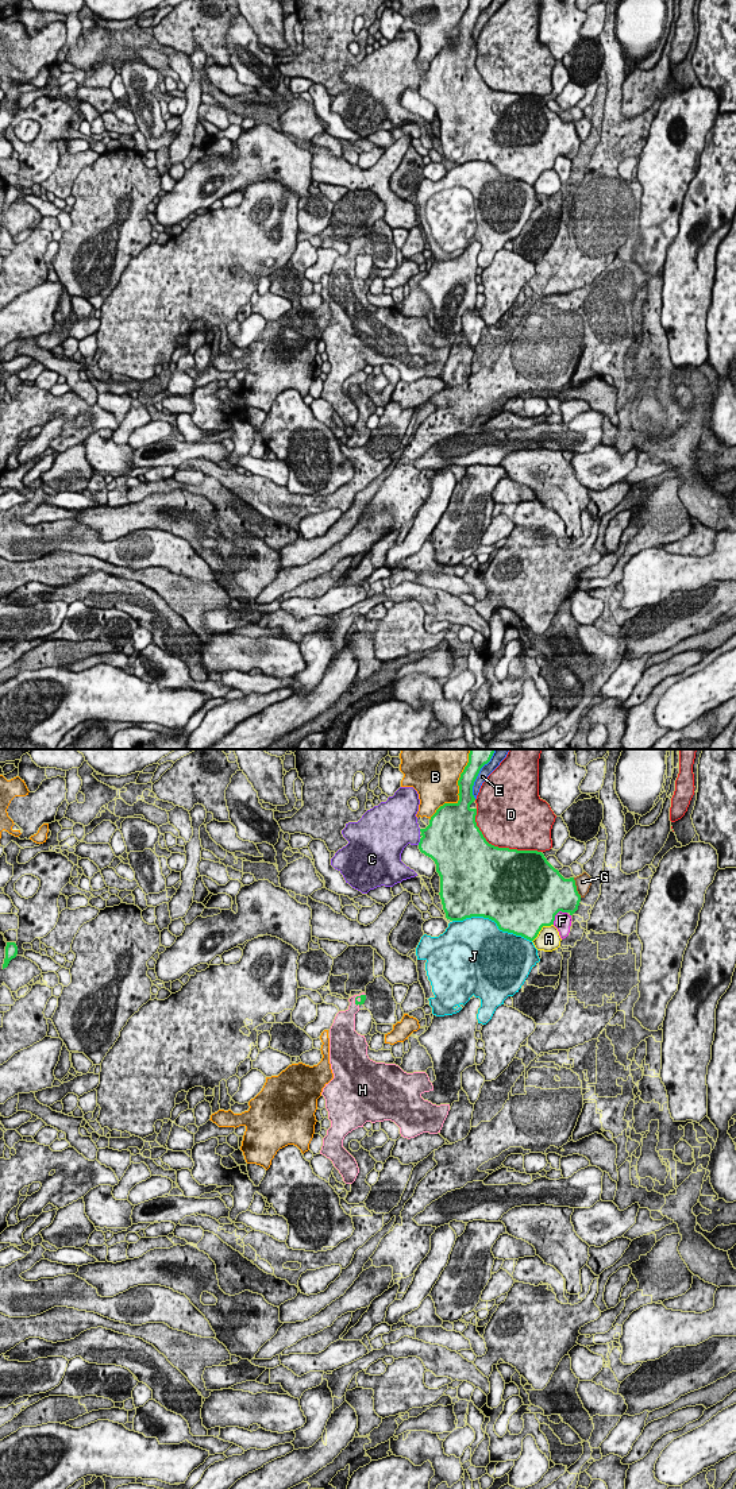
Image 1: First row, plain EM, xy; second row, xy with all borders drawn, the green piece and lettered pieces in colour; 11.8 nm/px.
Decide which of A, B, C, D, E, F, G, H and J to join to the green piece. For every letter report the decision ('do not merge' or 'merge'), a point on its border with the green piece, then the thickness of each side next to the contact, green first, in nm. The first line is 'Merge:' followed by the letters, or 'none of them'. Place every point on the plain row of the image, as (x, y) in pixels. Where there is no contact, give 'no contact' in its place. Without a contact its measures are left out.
Merge: H
A: do not merge; meets green in xy at (540, 173); 500 nm thick on the green side, 280 nm on the other
B: do not merge; meets green in xy at (458, 38); 300 nm thick on the green side, 440 nm on the other
C: do not merge; meets green in xy at (420, 85); 460 nm thick on the green side, 360 nm on the other
D: do not merge; meets green in xy at (497, 91); 500 nm thick on the green side, 500 nm on the other
E: do not merge; meets green in xy at (476, 22); 190 nm thick on the green side, 140 nm on the other
F: do not merge; meets green in xy at (557, 157); 500 nm thick on the green side, 200 nm on the other
G: do not merge; meets green in xy at (575, 131); 420 nm thick on the green side, 190 nm on the other
H: merge; meets green in xy at (361, 243); 60 nm thick on the green side, 160 nm on the other
J: do not merge; meets green in xy at (493, 164); 500 nm thick on the green side, 460 nm on the other

